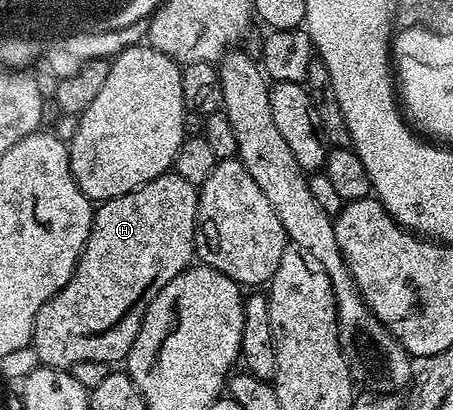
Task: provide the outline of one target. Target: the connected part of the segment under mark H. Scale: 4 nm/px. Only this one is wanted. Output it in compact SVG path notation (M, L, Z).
M174 173L157 177L137 189L125 193L121 197L102 200L102 202L94 208L95 216L91 222L91 232L87 238L85 249L77 261L73 277L52 299L45 301L45 305L41 305L41 309L37 313L35 324L31 330L31 347L33 348L33 352L35 351L36 357L39 358L36 360L38 360L42 366L58 367L60 369L70 369L70 367L77 365L81 361L101 361L108 365L122 364L127 358L129 349L133 349L133 341L137 341L137 333L141 329L141 321L145 317L147 306L153 301L153 297L157 297L157 293L160 289L165 285L169 285L169 281L173 281L173 277L177 277L182 271L186 271L188 267L192 266L193 260L196 258L195 222L197 221L198 204L199 192L196 187L189 181L185 181L185 177Z

